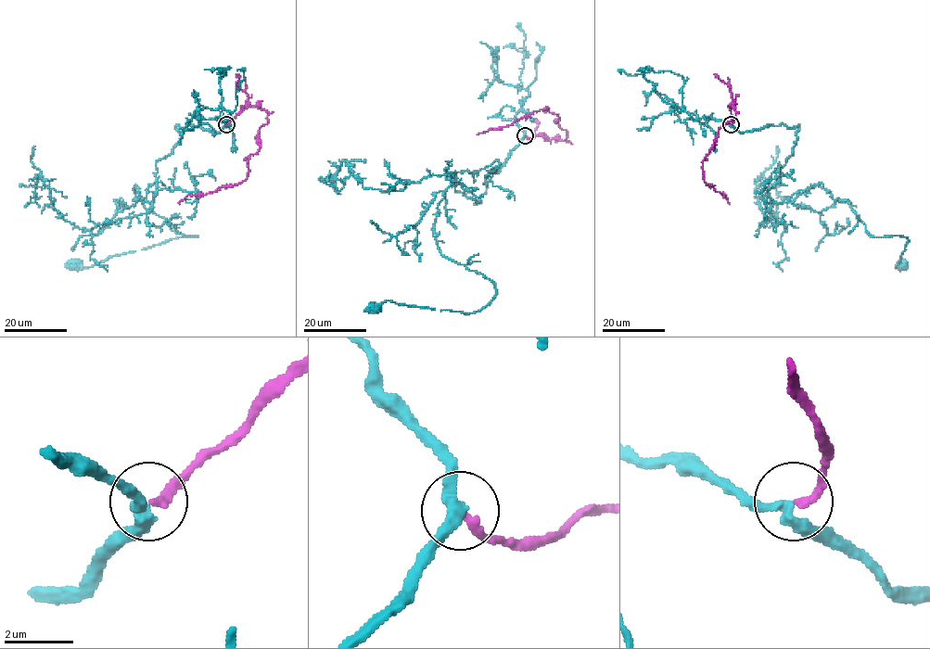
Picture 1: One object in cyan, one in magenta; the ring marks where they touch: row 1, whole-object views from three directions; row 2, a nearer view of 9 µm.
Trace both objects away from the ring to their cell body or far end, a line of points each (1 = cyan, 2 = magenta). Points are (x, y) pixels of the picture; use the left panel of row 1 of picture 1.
1: (226, 123), (176, 126), (151, 203), (135, 188), (146, 209), (197, 236), (75, 264)
2: (226, 123), (250, 106), (267, 113), (247, 177), (178, 203)

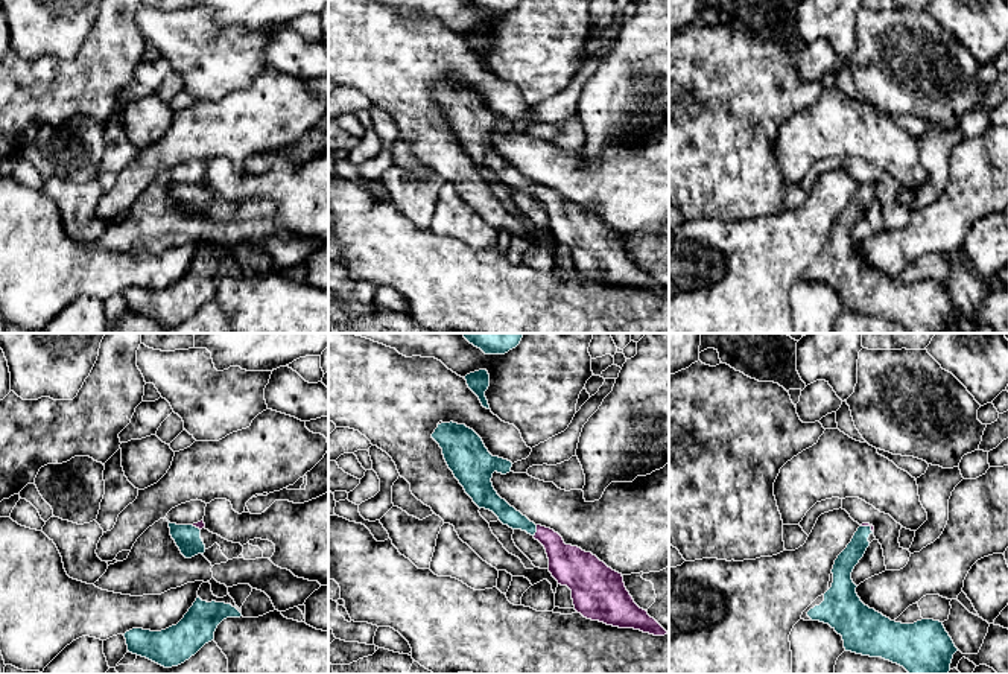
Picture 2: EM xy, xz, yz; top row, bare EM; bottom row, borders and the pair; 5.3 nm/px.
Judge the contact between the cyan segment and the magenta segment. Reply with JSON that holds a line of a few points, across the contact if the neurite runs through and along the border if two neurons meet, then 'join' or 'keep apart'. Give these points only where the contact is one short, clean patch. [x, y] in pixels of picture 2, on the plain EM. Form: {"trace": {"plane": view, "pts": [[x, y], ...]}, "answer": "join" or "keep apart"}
{"trace": {"plane": "xz", "pts": [[507, 174], [535, 190], [569, 224]]}, "answer": "join"}

